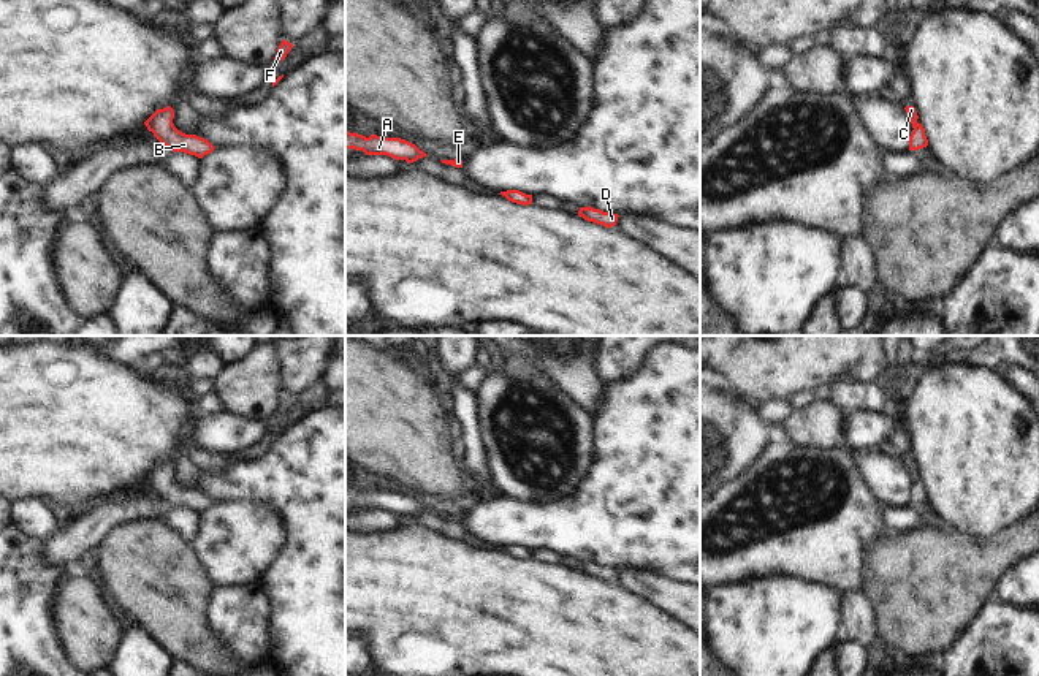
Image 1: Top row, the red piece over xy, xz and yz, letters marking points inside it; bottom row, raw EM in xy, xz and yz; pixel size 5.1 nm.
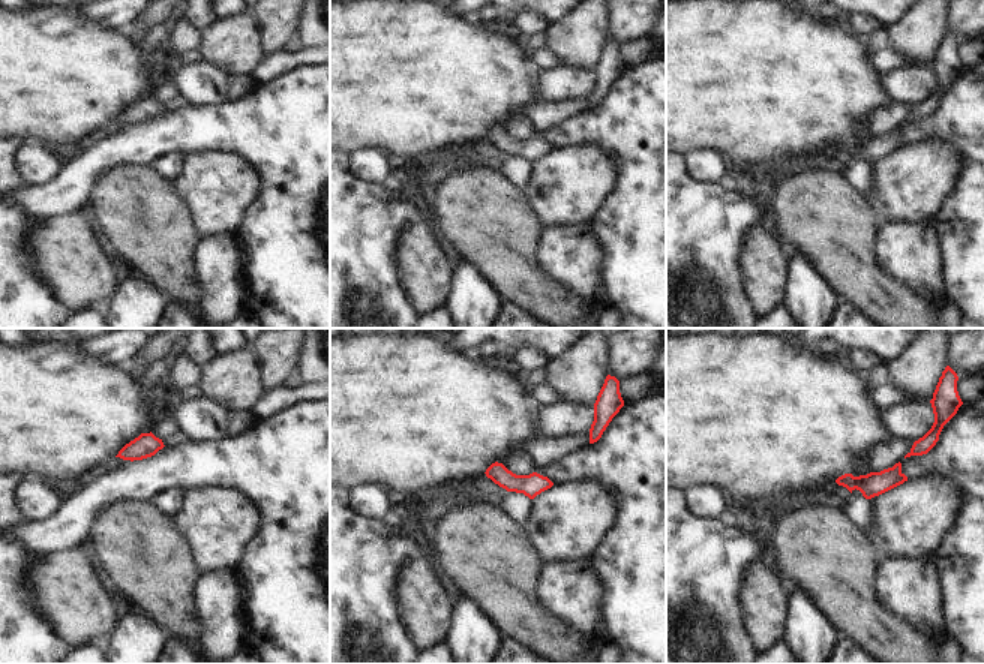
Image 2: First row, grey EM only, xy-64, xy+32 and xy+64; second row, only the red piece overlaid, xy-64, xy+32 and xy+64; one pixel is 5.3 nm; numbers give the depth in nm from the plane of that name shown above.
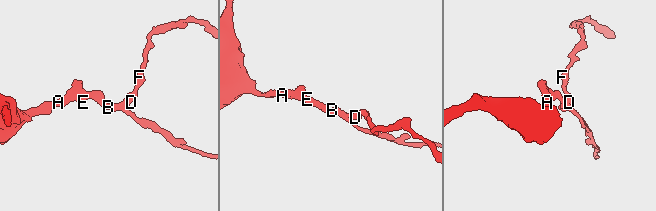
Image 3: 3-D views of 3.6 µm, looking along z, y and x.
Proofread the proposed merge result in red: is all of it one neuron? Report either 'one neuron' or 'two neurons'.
one neuron

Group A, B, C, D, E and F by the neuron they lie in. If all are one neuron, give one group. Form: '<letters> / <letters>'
A B C D E F

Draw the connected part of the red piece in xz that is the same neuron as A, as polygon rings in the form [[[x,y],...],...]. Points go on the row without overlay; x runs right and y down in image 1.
[[[345,486],[345,503],[363,505],[366,510],[388,510],[394,515],[405,515],[407,518],[428,511],[415,499],[401,492],[385,492],[377,489],[366,492],[350,486]]]

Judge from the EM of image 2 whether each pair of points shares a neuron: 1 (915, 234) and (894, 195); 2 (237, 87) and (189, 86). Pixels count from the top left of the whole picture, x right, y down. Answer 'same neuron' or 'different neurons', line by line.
1: different neurons
2: same neuron

